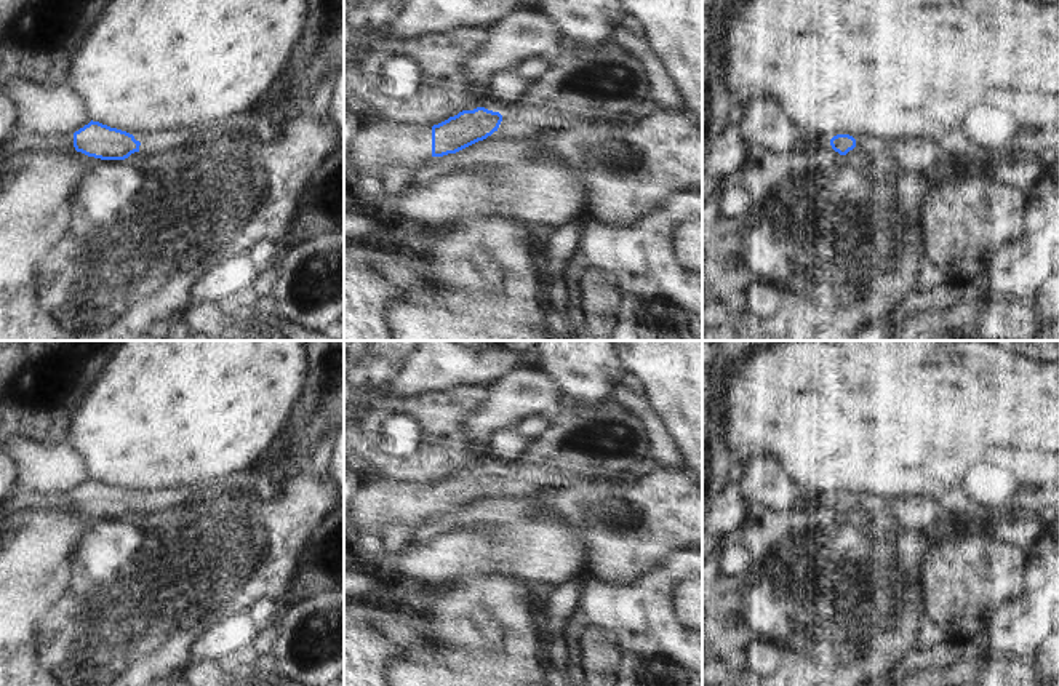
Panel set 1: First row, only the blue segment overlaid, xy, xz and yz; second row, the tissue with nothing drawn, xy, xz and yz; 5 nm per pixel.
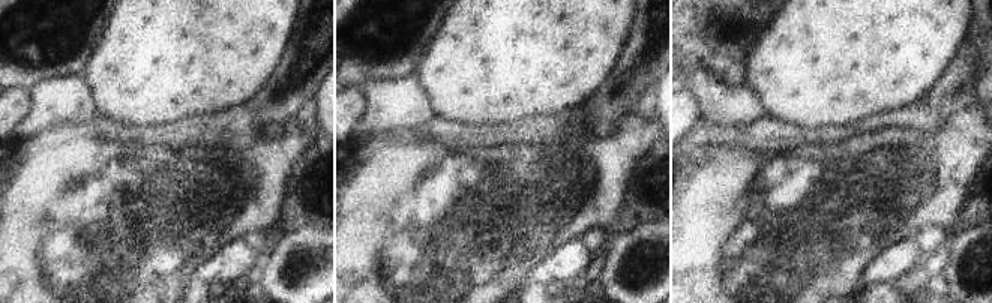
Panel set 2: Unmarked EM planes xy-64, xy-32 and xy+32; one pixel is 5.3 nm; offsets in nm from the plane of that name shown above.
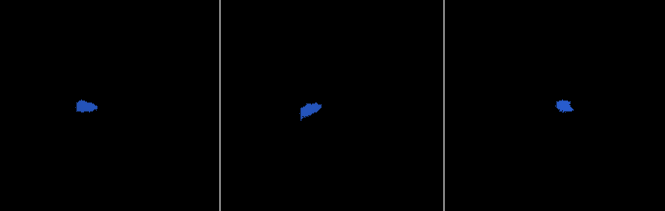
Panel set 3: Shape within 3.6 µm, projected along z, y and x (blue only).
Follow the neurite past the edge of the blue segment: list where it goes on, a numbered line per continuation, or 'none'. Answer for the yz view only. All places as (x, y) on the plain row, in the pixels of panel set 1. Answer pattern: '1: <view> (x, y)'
none.

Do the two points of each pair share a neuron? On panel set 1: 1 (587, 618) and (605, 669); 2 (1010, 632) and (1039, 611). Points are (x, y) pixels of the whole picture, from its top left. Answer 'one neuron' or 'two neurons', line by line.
1: two neurons
2: one neuron

